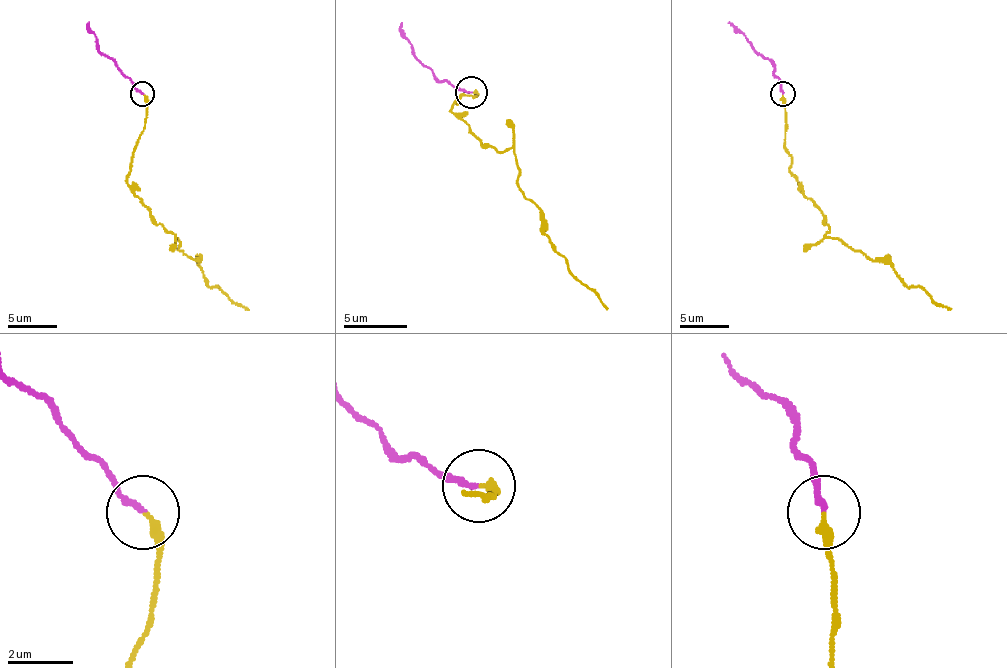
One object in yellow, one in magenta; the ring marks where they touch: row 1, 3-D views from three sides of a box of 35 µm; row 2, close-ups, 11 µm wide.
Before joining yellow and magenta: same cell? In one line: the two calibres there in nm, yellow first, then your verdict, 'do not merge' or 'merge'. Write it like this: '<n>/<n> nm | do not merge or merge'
240/180 nm | merge

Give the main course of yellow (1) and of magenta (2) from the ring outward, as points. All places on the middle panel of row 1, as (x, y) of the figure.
1: (470, 93), (454, 112), (483, 144), (512, 150), (550, 243), (608, 310)
2: (470, 93), (438, 80), (416, 58), (403, 22)

